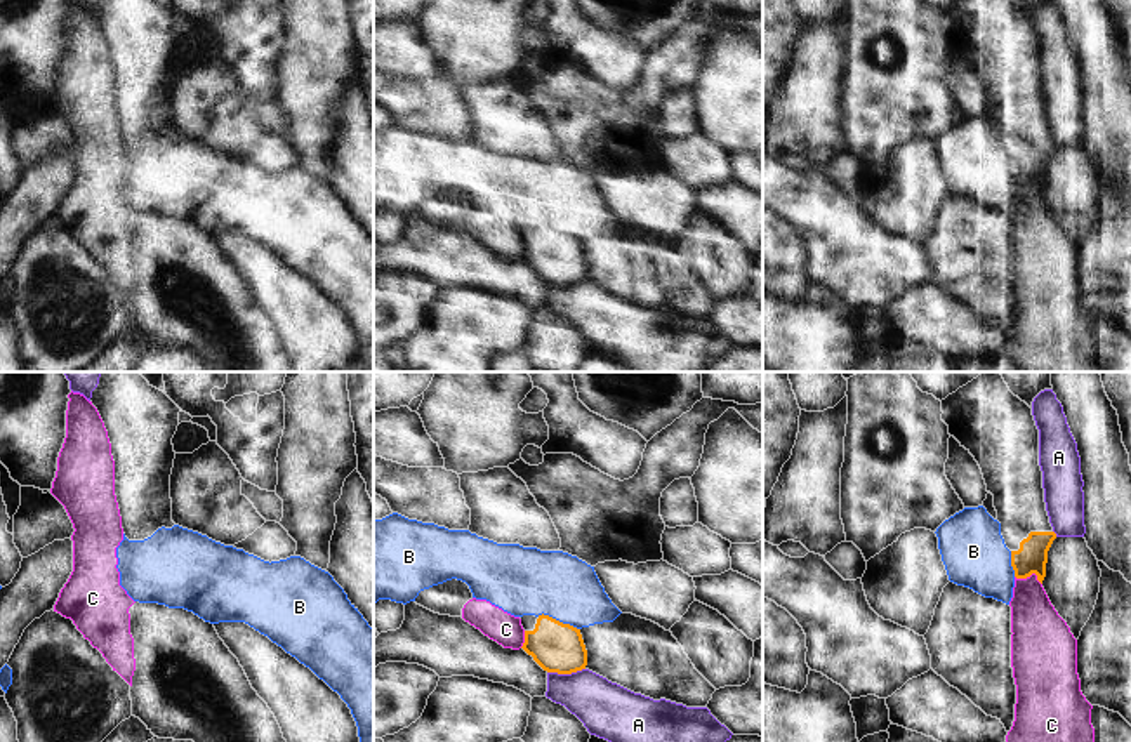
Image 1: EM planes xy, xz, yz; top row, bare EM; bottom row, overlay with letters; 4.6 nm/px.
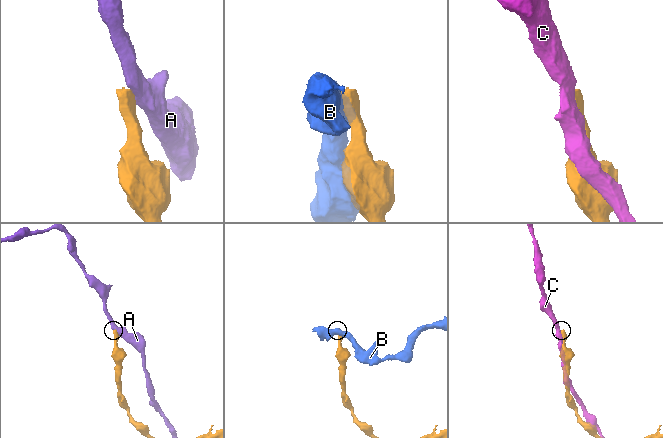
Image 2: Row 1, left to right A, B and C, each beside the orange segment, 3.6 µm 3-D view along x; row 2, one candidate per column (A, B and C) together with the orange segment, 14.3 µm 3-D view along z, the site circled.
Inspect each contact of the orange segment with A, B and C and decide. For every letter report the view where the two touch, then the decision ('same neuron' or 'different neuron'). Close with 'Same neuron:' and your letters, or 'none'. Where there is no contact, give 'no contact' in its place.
A: contact in xz; different neuron
B: contact in xz; different neuron
C: contact in yz; different neuron
Same neuron: none

